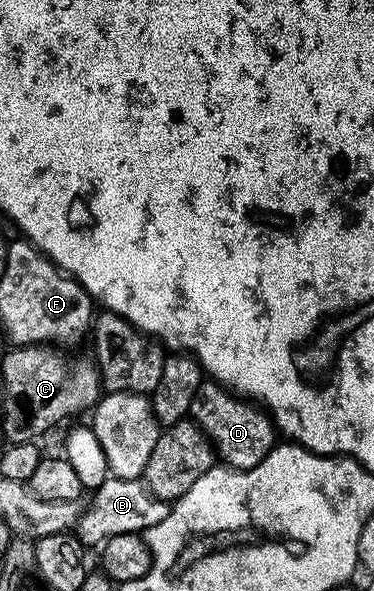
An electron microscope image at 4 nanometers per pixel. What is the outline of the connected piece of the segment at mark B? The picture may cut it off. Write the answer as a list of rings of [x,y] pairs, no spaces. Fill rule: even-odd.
[[[109,477],[106,482],[95,488],[92,500],[81,510],[80,520],[74,528],[74,534],[85,545],[103,545],[110,537],[118,533],[147,533],[168,515],[169,500],[159,499],[140,479],[117,479]]]

